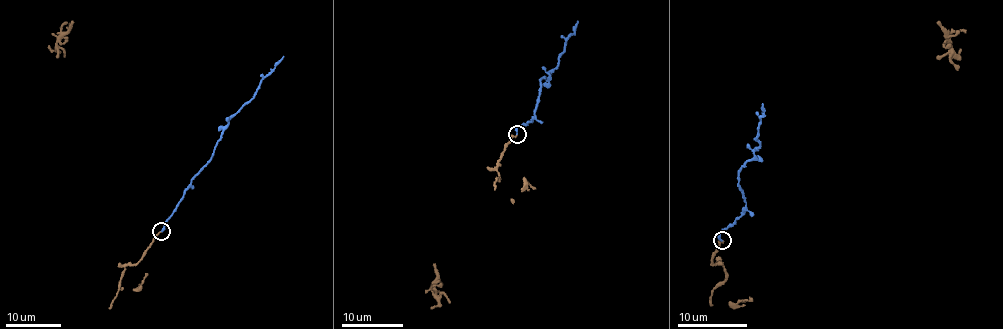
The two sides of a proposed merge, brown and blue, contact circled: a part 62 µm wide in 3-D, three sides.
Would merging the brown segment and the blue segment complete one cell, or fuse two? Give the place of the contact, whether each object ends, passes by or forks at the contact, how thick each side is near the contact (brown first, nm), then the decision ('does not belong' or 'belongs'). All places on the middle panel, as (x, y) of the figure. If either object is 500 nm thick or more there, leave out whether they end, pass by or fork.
(517, 134) | brown ends | blue ends | 120/180 nm | belongs

